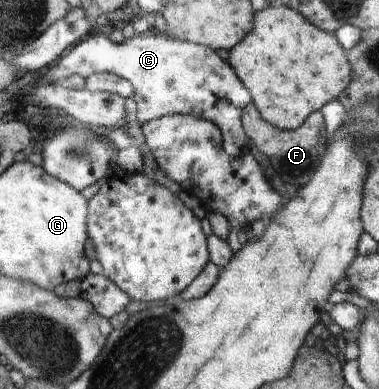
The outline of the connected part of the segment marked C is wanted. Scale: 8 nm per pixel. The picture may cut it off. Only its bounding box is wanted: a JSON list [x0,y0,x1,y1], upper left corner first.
[48,30,253,158]

